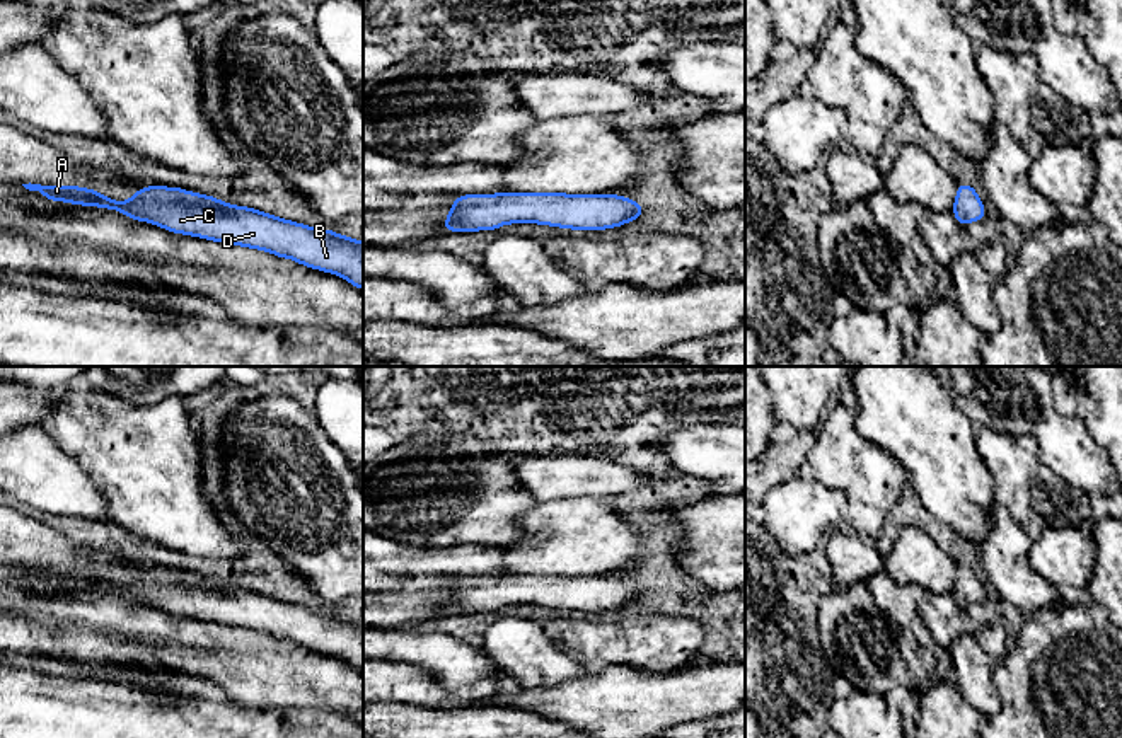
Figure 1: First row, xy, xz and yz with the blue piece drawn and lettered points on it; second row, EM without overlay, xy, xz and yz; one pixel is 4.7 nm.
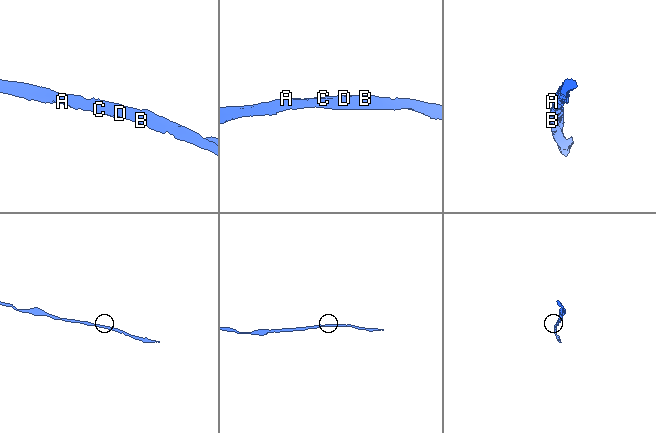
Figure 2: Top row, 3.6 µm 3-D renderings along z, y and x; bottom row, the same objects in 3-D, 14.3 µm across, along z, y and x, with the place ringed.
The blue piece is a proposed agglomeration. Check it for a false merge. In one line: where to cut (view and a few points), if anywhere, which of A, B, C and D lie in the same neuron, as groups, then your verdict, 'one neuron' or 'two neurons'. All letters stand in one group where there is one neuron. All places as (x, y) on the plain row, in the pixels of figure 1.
no cut | A B C D | one neuron

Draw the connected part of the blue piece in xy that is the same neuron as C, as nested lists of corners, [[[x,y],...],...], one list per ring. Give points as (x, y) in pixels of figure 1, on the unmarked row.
[[[31,564],[22,568],[46,581],[118,591],[131,602],[150,603],[176,615],[268,632],[339,656],[363,672],[363,624],[329,610],[305,608],[179,569],[148,568],[136,573],[130,583],[119,585],[87,569]]]

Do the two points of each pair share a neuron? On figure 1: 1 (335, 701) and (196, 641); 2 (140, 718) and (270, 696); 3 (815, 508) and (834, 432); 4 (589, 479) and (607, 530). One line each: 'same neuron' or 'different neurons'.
1: same neuron
2: different neurons
3: different neurons
4: different neurons

